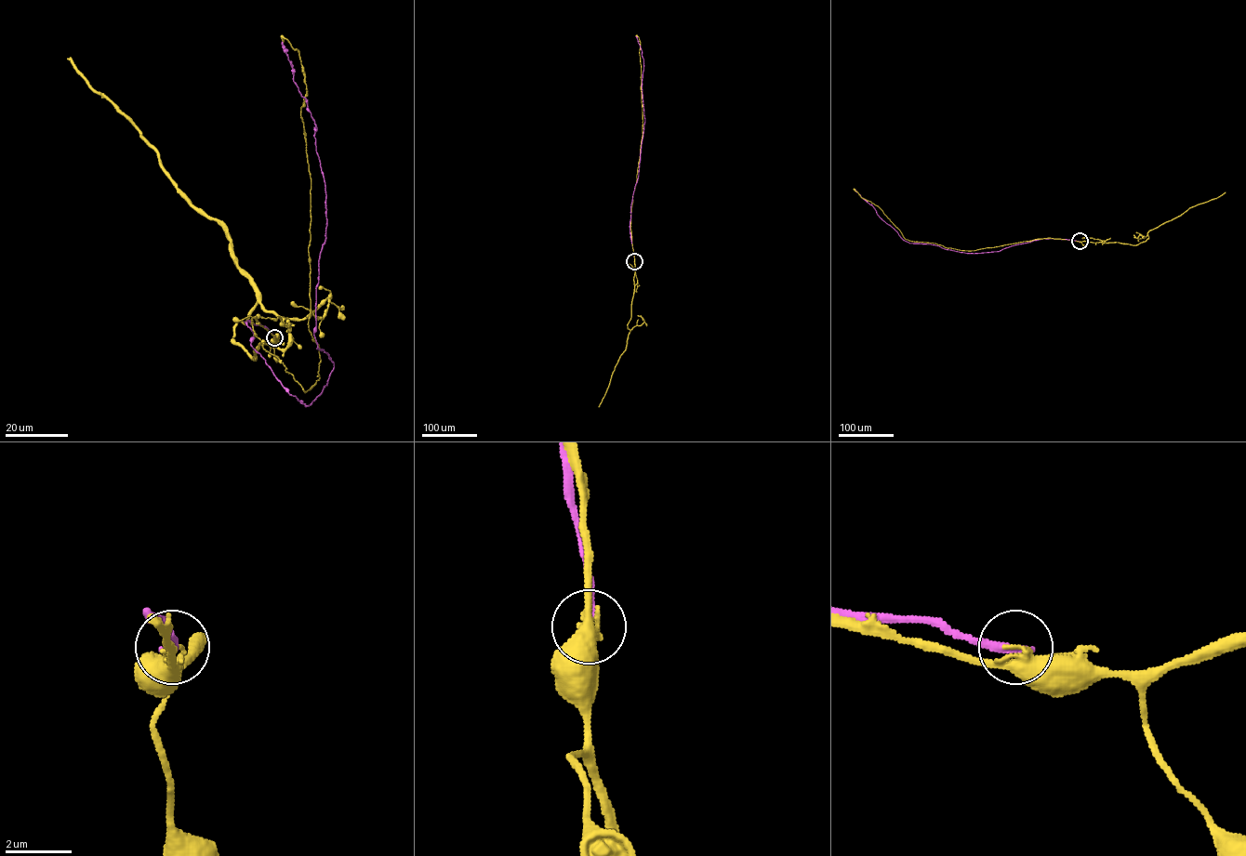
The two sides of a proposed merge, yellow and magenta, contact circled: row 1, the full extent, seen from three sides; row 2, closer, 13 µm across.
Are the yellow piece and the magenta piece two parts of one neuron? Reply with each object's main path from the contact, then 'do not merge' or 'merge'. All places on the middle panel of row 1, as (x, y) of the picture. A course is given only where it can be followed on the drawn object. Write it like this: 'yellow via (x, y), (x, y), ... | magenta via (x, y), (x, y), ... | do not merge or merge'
yellow via (634, 260), (630, 216), (642, 123), (640, 43), (636, 36) | magenta via (634, 260), (629, 231), (630, 209), (638, 176), (645, 120), (642, 85), (643, 60), (636, 36) | do not merge

